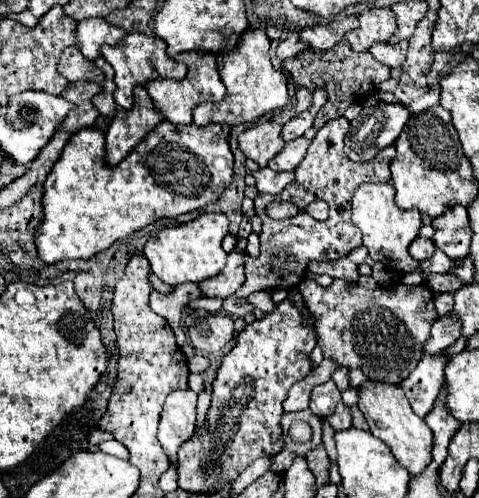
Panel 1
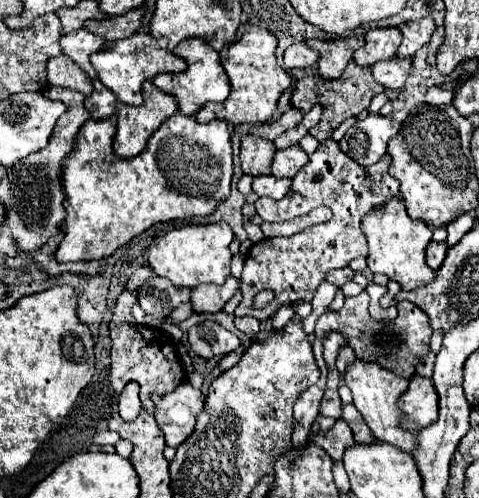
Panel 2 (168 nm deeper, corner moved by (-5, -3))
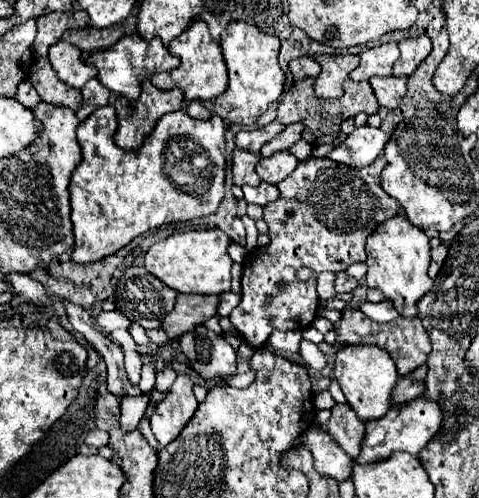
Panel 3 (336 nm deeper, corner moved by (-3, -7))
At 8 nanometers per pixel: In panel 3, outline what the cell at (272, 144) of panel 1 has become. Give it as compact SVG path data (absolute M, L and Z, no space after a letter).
M235 148L233 150L233 184L237 186L259 186L261 178L257 176L255 168L259 164L261 156L247 152L243 148Z

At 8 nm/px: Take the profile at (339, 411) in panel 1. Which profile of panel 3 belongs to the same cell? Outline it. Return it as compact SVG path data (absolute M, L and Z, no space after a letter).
M311 424L303 434L301 442L309 446L313 458L315 458L315 468L325 474L335 478L337 482L345 480L351 476L353 468L353 458L333 440L333 436L319 426Z

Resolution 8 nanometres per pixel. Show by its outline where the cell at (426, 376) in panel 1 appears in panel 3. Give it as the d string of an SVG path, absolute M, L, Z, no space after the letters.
M415 398L411 402L401 404L401 408L393 406L381 420L369 422L365 425L365 438L361 447L361 456L355 462L377 462L383 458L389 458L389 454L403 450L409 454L419 454L427 442L437 434L441 428L441 408L433 400L427 398Z

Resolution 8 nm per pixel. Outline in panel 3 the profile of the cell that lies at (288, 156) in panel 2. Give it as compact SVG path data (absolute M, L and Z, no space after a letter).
M283 150L269 158L261 158L261 162L257 164L257 174L261 176L263 182L279 184L295 170L297 164L299 164L299 160L289 150Z

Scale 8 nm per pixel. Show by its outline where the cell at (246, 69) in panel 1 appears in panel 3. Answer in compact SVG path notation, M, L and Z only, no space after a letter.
M231 22L229 28L221 34L219 42L223 58L229 70L227 90L213 100L195 100L189 102L187 114L197 120L209 120L211 116L221 116L225 122L253 126L259 116L267 110L271 102L277 102L285 90L285 74L277 62L279 56L279 38L261 32L257 26L247 22Z

